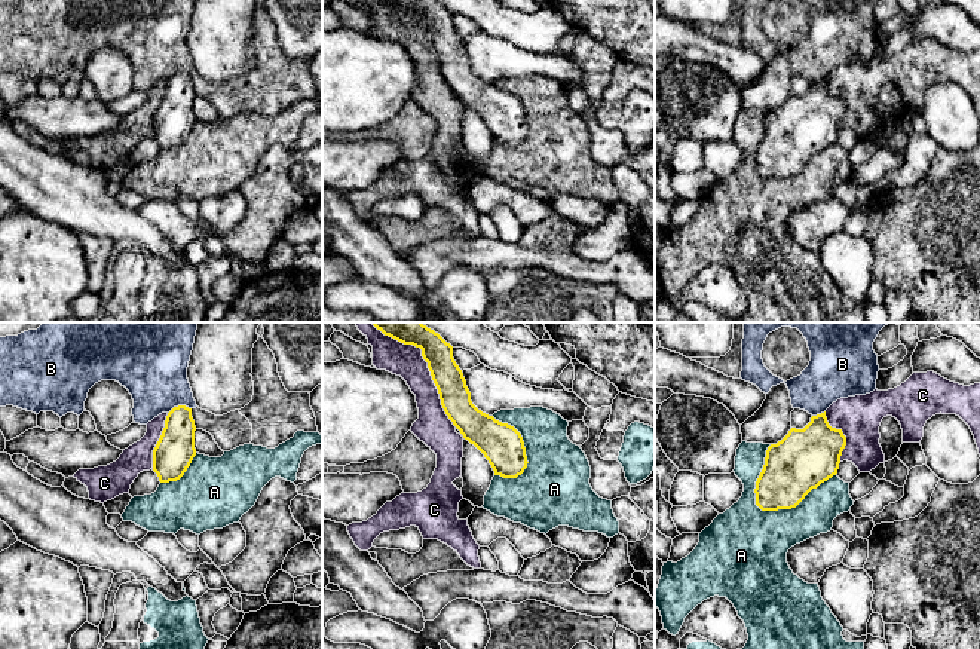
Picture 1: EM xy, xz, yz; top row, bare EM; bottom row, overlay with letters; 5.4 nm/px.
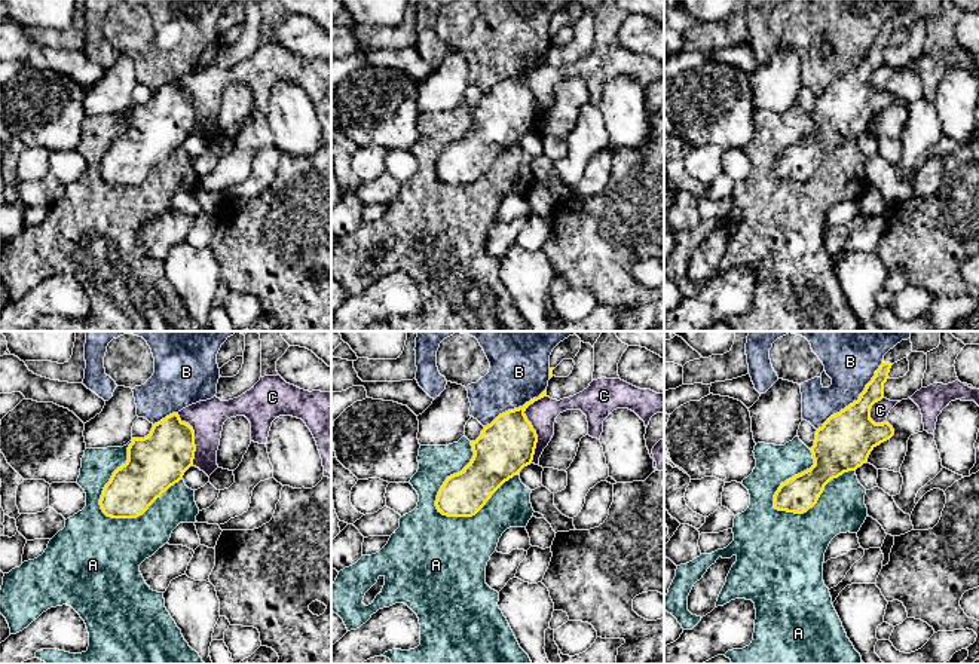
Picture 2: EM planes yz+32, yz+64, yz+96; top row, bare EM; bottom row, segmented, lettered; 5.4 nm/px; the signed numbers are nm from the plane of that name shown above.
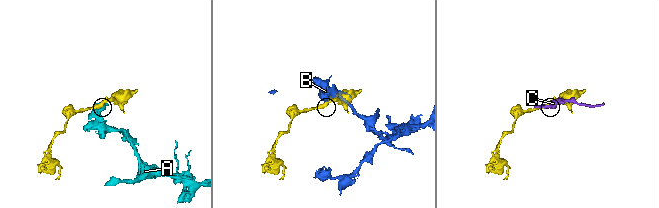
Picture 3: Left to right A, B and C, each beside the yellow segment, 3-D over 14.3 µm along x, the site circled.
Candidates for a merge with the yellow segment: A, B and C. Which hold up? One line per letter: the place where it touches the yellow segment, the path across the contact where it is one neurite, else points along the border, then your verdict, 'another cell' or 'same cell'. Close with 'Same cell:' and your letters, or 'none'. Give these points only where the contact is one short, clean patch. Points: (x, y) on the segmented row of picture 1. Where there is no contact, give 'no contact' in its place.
A: meets yellow in yz at (795, 507); another cell
B: meets yellow in xy at (178, 406); another cell
C: meets yellow in xz at (426, 361); another cell
Same cell: none

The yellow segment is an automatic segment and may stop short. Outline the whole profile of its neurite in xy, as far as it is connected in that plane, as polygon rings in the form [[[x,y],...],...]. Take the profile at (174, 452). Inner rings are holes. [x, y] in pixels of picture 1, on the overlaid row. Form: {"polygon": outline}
{"polygon": [[[178,405],[168,413],[165,428],[153,450],[153,471],[160,483],[180,480],[190,466],[196,456],[195,431],[192,408]]]}

